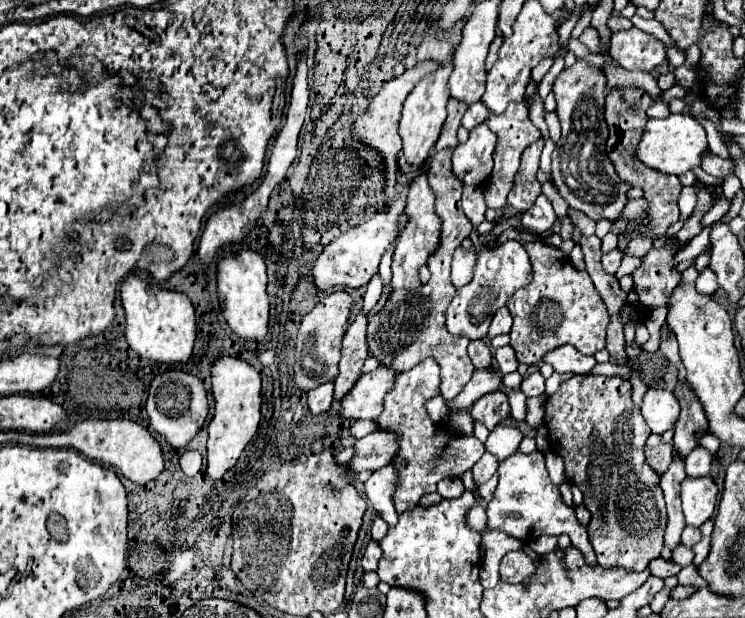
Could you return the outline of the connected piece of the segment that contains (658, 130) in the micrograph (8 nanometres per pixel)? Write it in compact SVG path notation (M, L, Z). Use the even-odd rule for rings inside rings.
M670 114L664 120L648 120L646 122L642 138L636 146L636 158L648 168L678 176L686 170L692 170L694 166L700 166L700 152L706 148L708 148L706 132L692 116Z

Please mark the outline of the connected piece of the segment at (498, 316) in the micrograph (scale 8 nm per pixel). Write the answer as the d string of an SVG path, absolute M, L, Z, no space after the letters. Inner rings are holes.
M498 308L494 312L494 316L492 316L492 324L488 328L488 336L494 338L498 334L506 334L510 326L512 326L512 316L510 316L508 308Z

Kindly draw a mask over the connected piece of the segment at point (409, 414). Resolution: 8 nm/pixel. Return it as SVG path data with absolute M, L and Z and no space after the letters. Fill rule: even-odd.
M426 358L408 372L402 372L394 380L394 388L384 396L384 410L376 418L378 430L388 430L398 436L400 450L392 456L390 464L398 472L398 484L394 492L394 508L398 514L418 506L424 494L436 492L436 484L448 476L460 476L472 468L484 454L484 444L474 436L450 434L450 430L434 424L426 412L426 402L440 394L440 366L436 360Z

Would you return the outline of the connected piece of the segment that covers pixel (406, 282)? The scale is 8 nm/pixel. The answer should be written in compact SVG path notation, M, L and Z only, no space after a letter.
M420 174L414 178L412 188L410 188L410 198L406 204L406 214L408 214L408 224L404 226L402 234L396 240L396 250L392 256L392 288L406 288L414 290L420 288L418 280L418 268L426 264L428 256L436 250L436 244L440 242L440 218L434 212L432 204L432 190L428 188L426 176Z

